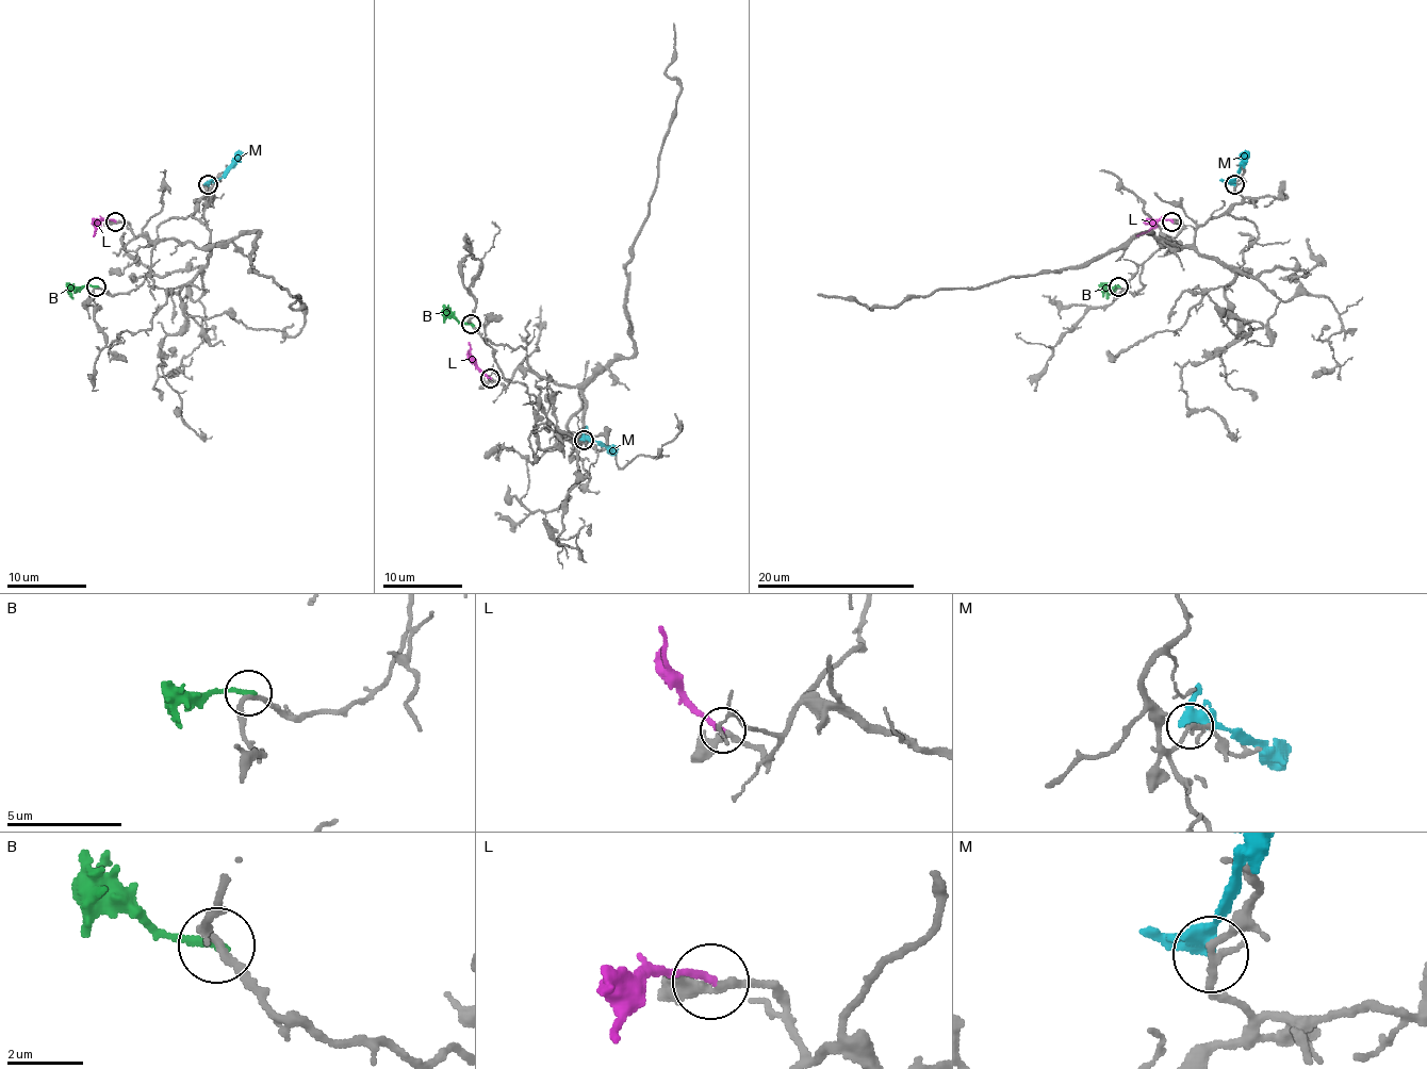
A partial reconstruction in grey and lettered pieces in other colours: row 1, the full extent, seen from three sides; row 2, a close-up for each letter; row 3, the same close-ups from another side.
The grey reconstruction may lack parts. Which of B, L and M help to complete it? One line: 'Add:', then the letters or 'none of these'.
Add: L

